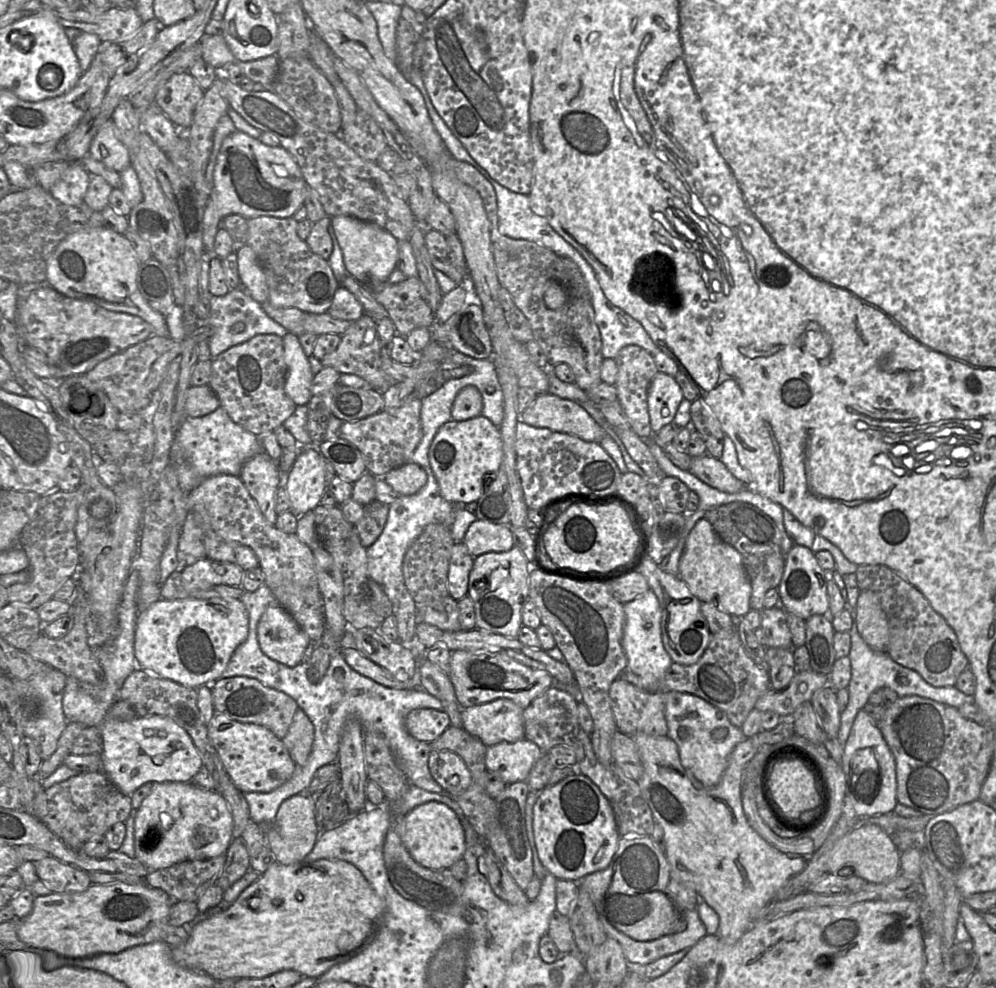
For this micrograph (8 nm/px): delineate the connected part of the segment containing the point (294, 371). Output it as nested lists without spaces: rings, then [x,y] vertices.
[[[288,332],[283,336],[284,359],[287,366],[285,393],[297,406],[310,401],[314,377],[311,366],[297,335]]]

